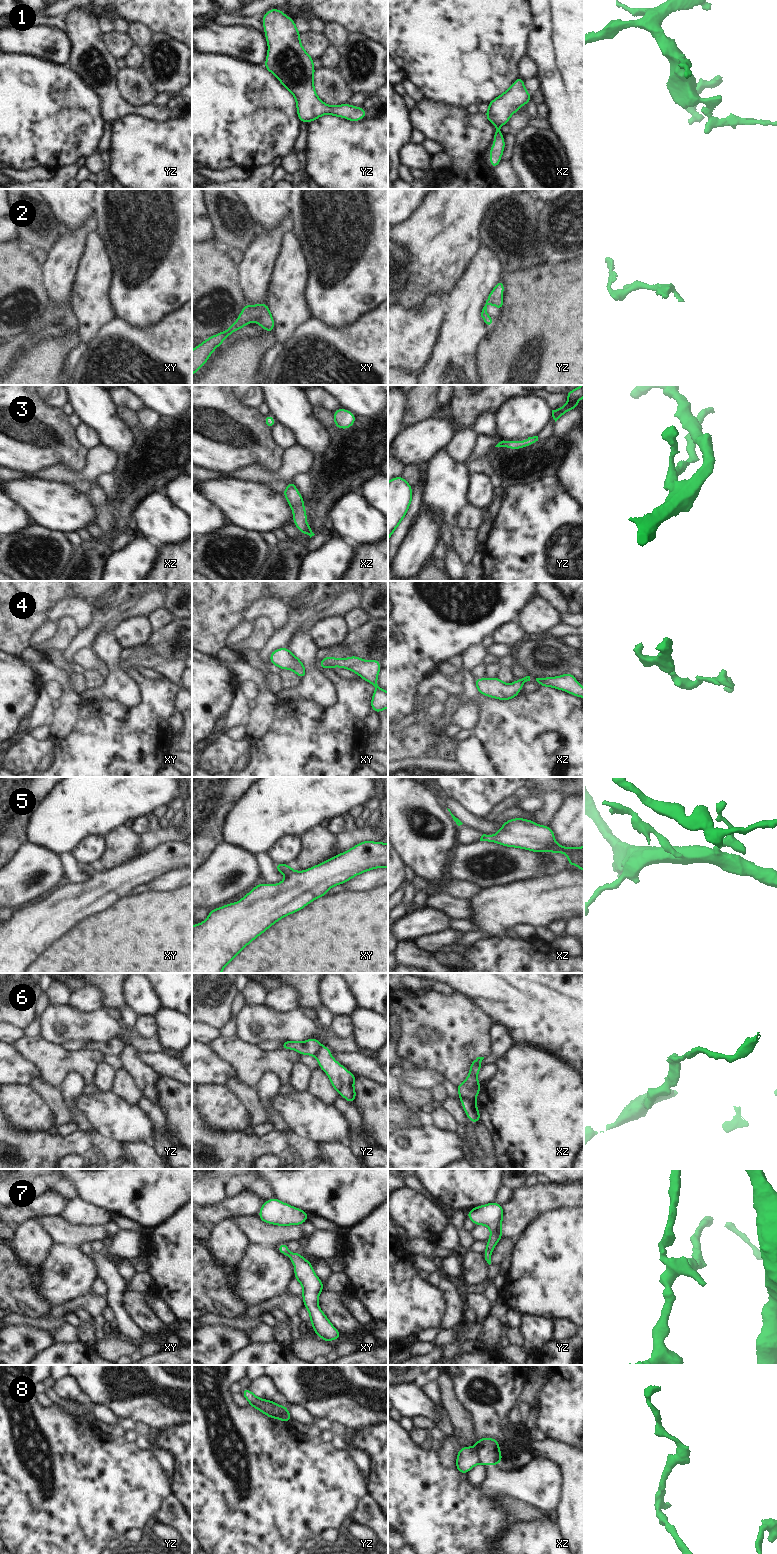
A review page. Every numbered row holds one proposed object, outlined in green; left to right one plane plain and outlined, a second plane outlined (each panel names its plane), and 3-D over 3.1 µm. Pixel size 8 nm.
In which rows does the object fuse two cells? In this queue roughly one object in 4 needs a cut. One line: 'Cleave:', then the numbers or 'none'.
Cleave: 6, 8

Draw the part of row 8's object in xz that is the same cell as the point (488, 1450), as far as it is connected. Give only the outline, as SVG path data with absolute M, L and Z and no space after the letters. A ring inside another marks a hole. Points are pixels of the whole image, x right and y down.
M482 1438L476 1442L476 1453L482 1465L498 1465L502 1462L499 1442L493 1438Z

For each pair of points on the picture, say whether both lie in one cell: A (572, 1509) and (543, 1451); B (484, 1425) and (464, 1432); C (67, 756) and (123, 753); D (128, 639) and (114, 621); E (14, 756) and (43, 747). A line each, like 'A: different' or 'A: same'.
A: same
B: different
C: same
D: different
E: same

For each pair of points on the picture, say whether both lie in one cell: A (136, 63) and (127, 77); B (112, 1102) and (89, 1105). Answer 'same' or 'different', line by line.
A: different
B: same

